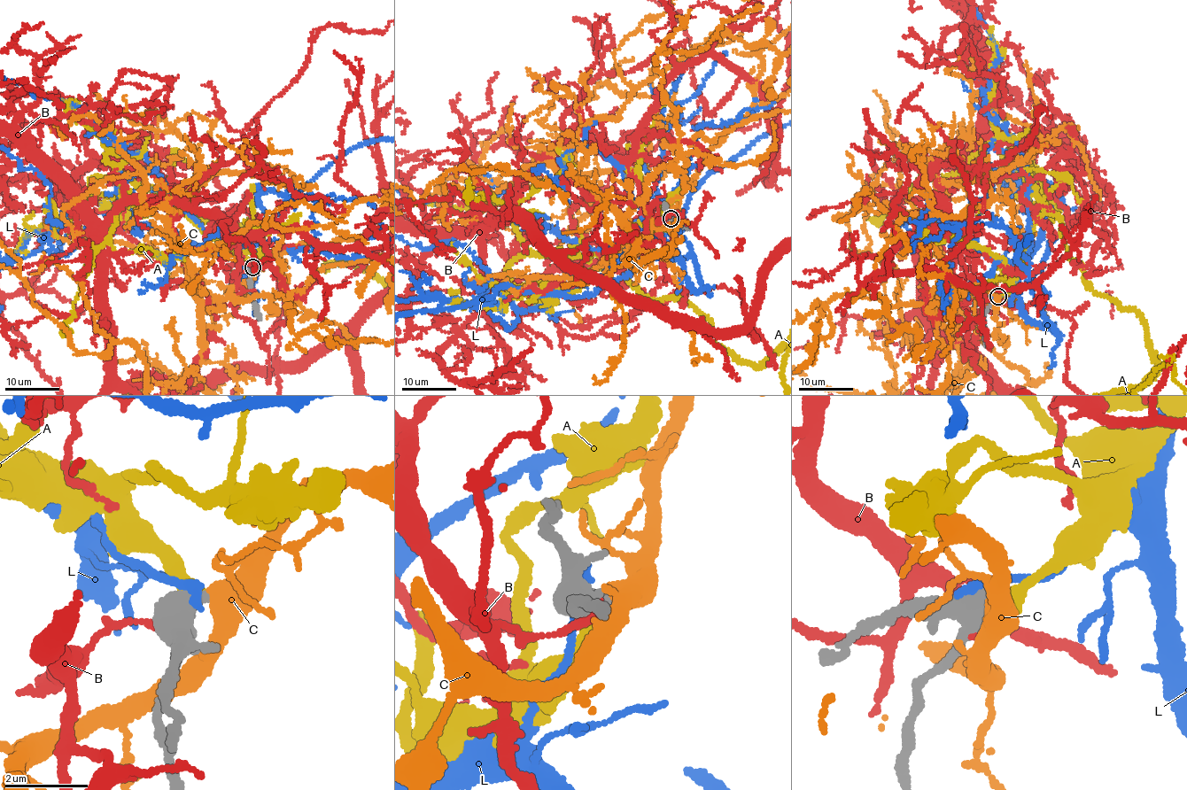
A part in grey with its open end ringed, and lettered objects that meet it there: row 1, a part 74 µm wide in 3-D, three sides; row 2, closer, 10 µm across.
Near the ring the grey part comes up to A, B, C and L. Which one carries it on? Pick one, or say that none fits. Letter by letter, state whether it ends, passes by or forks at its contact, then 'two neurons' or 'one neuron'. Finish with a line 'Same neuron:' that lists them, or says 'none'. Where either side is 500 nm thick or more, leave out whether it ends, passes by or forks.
A: one neuron
B: it ends; two neurons
C: two neurons
L: two neurons
Same neuron: A

